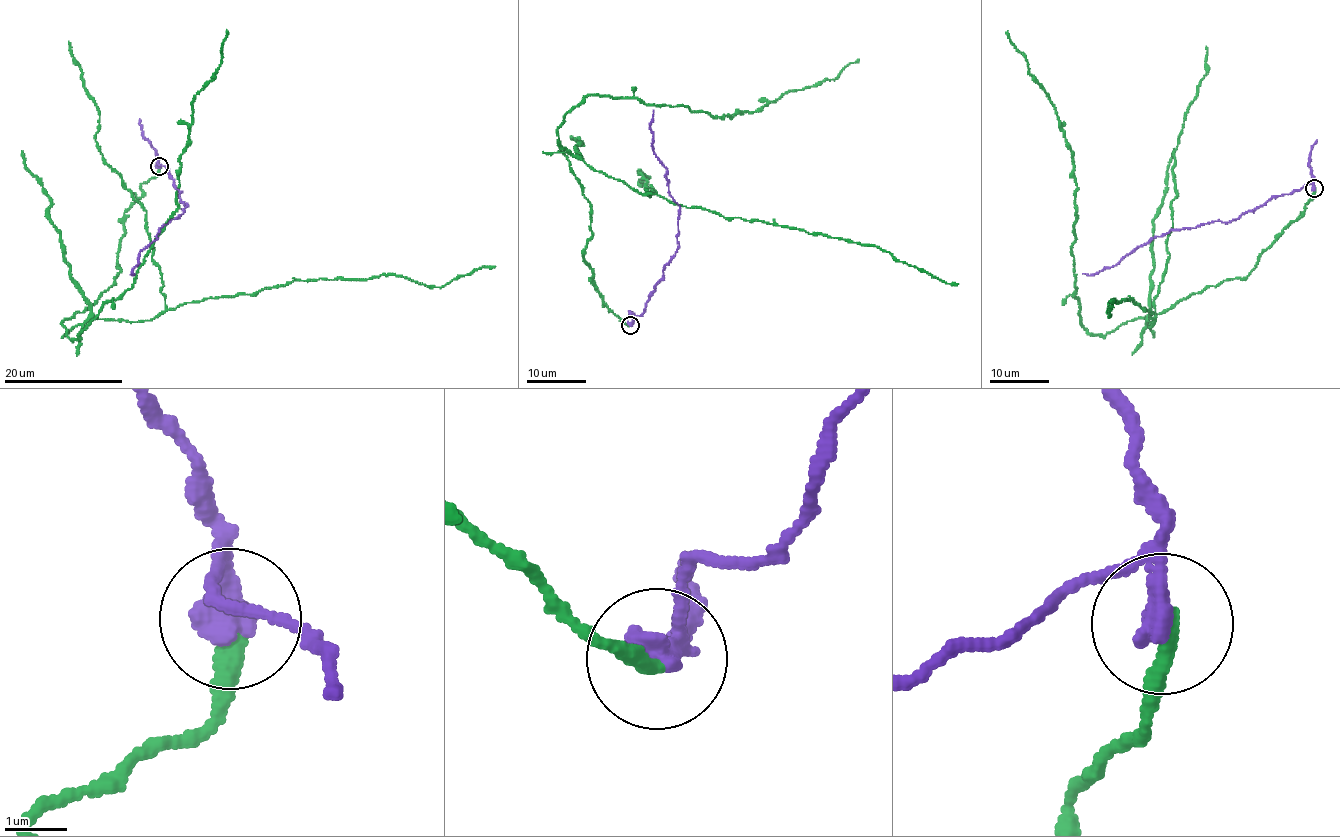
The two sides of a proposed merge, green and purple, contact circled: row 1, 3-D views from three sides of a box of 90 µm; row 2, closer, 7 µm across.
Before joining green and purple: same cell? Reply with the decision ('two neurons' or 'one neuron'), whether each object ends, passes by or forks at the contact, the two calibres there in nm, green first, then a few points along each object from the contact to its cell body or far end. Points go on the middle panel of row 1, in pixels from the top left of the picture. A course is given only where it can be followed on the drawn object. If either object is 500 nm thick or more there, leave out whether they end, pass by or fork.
two neurons; green ends; purple passes by; calibres 280 and 360 nm; course green (629, 324), (609, 310), (584, 262), (590, 203), (558, 139), (567, 112), (606, 95), (733, 117), (858, 60); course purple (630, 324), (632, 318), (643, 312), (679, 245), (680, 205), (669, 194), (667, 168), (654, 152), (653, 110)

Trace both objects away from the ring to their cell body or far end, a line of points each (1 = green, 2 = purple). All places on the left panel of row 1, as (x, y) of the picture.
1: (158, 166), (124, 213), (114, 283), (61, 323), (69, 339), (131, 287), (177, 207), (191, 105), (226, 29)
2: (159, 166), (157, 162), (168, 169), (187, 207), (159, 228), (130, 274)

